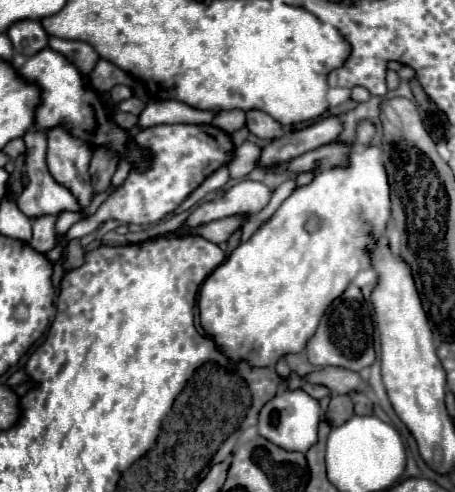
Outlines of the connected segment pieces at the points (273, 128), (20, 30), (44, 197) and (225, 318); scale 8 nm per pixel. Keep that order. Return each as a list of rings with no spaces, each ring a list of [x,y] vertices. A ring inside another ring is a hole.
[[[252,109],[246,113],[246,127],[258,135],[258,137],[268,137],[268,139],[278,139],[284,135],[282,125],[278,121],[274,121],[270,115],[266,115],[264,111]]]
[[[18,21],[6,31],[6,35],[10,37],[14,51],[22,57],[32,57],[48,47],[48,33],[44,31],[40,21]]]
[[[36,131],[36,133],[26,133],[24,135],[26,141],[26,167],[28,167],[28,179],[30,183],[26,185],[26,189],[22,191],[22,195],[18,197],[18,207],[24,215],[28,217],[40,217],[40,215],[56,215],[60,211],[74,211],[80,213],[82,207],[78,207],[78,199],[74,199],[74,195],[62,187],[60,183],[54,181],[54,177],[48,173],[46,169],[46,137],[44,131]]]
[[[368,145],[362,151],[350,151],[348,153],[348,165],[336,165],[330,169],[324,169],[320,173],[316,173],[316,177],[308,183],[302,185],[298,189],[294,189],[294,193],[278,207],[278,211],[244,243],[240,243],[232,255],[224,261],[224,265],[220,265],[202,285],[200,289],[200,299],[198,299],[198,309],[200,309],[200,323],[202,327],[210,333],[210,337],[216,341],[218,349],[224,351],[228,357],[232,357],[234,361],[244,359],[250,365],[258,365],[258,367],[266,367],[266,365],[274,365],[282,355],[288,353],[298,353],[306,347],[306,341],[314,335],[320,317],[324,315],[324,311],[328,309],[328,305],[342,295],[342,291],[346,291],[348,283],[362,271],[368,269],[372,265],[372,253],[378,245],[378,241],[382,239],[386,225],[390,221],[390,183],[386,177],[386,169],[382,167],[382,149],[378,145]]]

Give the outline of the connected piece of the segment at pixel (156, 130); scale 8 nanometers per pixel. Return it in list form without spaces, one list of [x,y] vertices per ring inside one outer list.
[[[154,125],[136,135],[136,143],[140,147],[146,147],[154,153],[152,165],[148,171],[138,173],[130,171],[128,179],[122,187],[114,189],[110,197],[102,203],[102,207],[88,219],[78,221],[70,227],[70,231],[64,235],[64,239],[46,253],[50,263],[56,263],[62,257],[62,249],[72,241],[80,239],[92,231],[98,229],[100,223],[108,219],[116,219],[120,223],[136,223],[136,225],[148,225],[164,219],[166,215],[174,213],[174,209],[216,169],[222,165],[228,165],[234,157],[234,143],[230,139],[230,133],[222,131],[214,125]]]

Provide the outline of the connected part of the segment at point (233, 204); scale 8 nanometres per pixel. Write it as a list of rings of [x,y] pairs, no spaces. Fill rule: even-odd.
[[[242,181],[226,191],[224,197],[202,203],[198,209],[190,213],[184,227],[198,227],[228,215],[240,213],[258,213],[262,207],[268,205],[272,191],[260,181]]]

